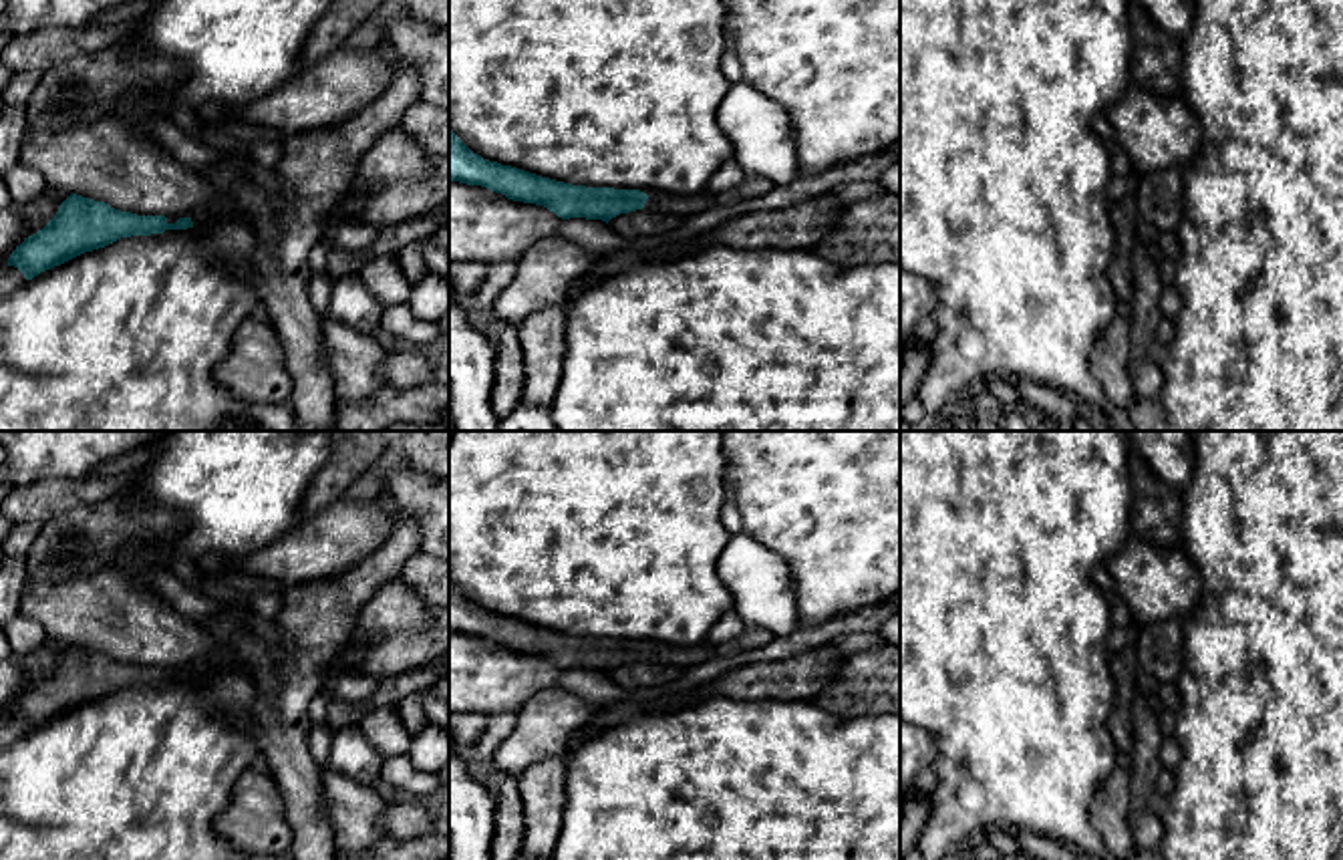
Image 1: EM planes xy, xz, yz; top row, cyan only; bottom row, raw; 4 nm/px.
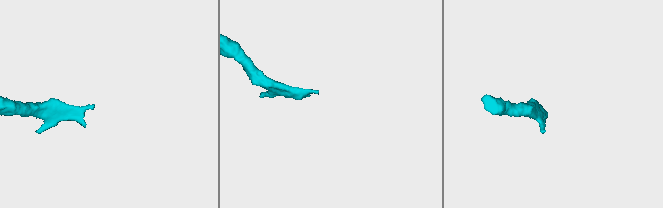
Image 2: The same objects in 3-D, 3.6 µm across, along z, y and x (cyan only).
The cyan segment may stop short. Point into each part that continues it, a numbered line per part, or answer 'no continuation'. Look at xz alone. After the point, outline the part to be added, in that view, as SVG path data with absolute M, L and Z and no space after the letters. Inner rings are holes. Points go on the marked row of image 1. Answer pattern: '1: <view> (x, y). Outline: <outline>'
1: xz (673, 204). Outline: M745 177L733 191L721 193L711 193L705 189L699 193L679 195L660 189L642 189L648 195L642 209L679 216L685 220L693 213L703 213L711 207L725 207L739 199L759 197L763 193L769 193L773 187L775 183L767 177Z

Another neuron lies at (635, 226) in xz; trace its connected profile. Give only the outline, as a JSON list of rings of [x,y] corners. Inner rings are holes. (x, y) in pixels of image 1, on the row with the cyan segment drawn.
[[[636,209],[612,218],[608,224],[626,242],[642,242],[648,236],[673,234],[683,224],[683,218]]]

